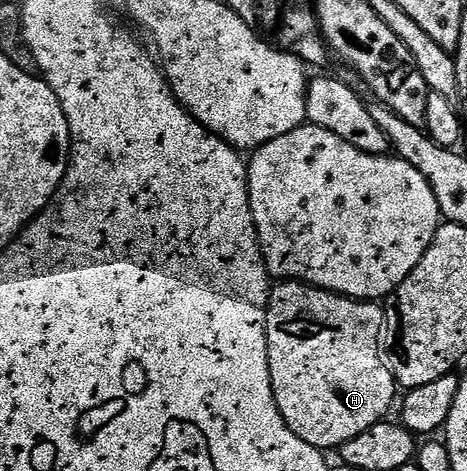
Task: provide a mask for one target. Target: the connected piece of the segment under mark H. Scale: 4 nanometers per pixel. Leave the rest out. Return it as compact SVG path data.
M285 280L277 283L268 293L268 365L270 366L270 378L272 389L278 410L282 418L288 423L288 428L298 434L310 446L321 450L339 450L350 438L358 438L366 430L381 423L392 404L392 399L398 393L398 385L395 376L392 375L391 367L384 365L384 356L380 353L380 331L386 328L386 312L379 303L367 300L353 300L350 296L337 296L335 292L328 292L325 288L316 288L312 284L302 284L298 280Z

